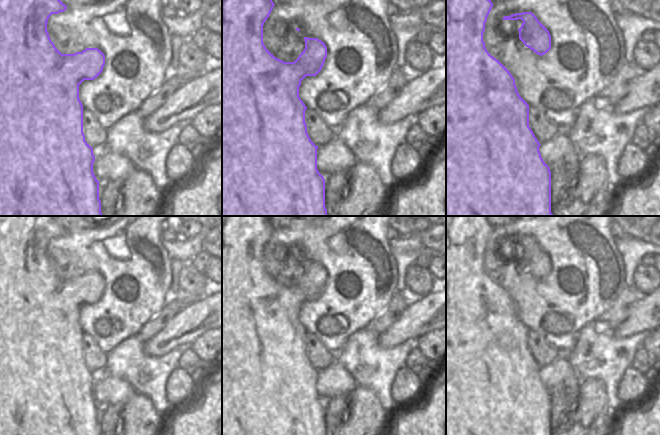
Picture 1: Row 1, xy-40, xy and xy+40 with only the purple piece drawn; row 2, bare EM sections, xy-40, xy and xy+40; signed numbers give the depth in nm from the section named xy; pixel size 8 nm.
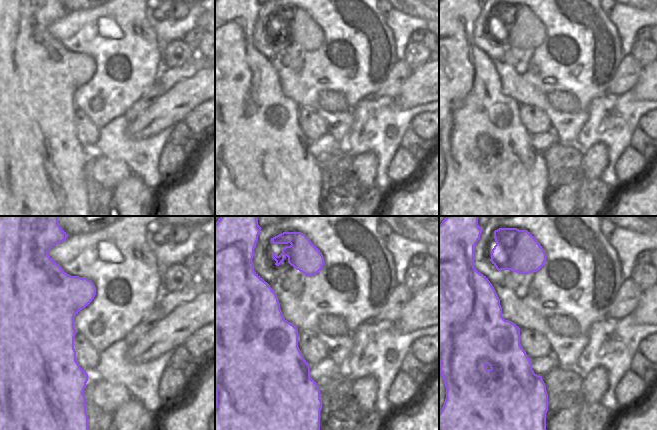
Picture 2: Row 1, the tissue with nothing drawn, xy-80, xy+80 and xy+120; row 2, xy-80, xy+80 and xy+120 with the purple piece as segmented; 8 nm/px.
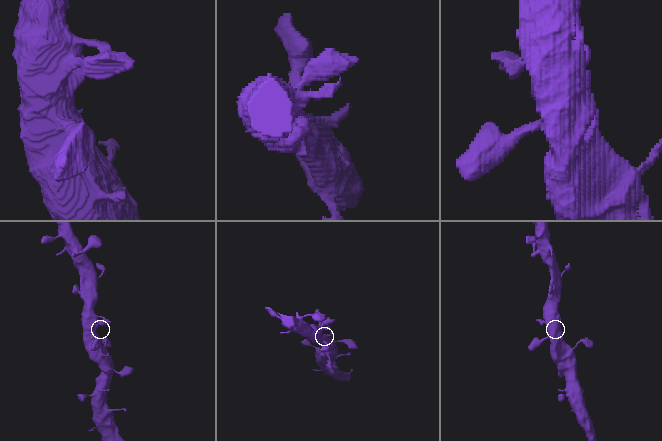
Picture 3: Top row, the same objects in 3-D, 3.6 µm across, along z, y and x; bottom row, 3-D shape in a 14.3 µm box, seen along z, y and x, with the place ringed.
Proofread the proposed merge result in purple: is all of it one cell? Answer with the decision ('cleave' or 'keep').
keep

